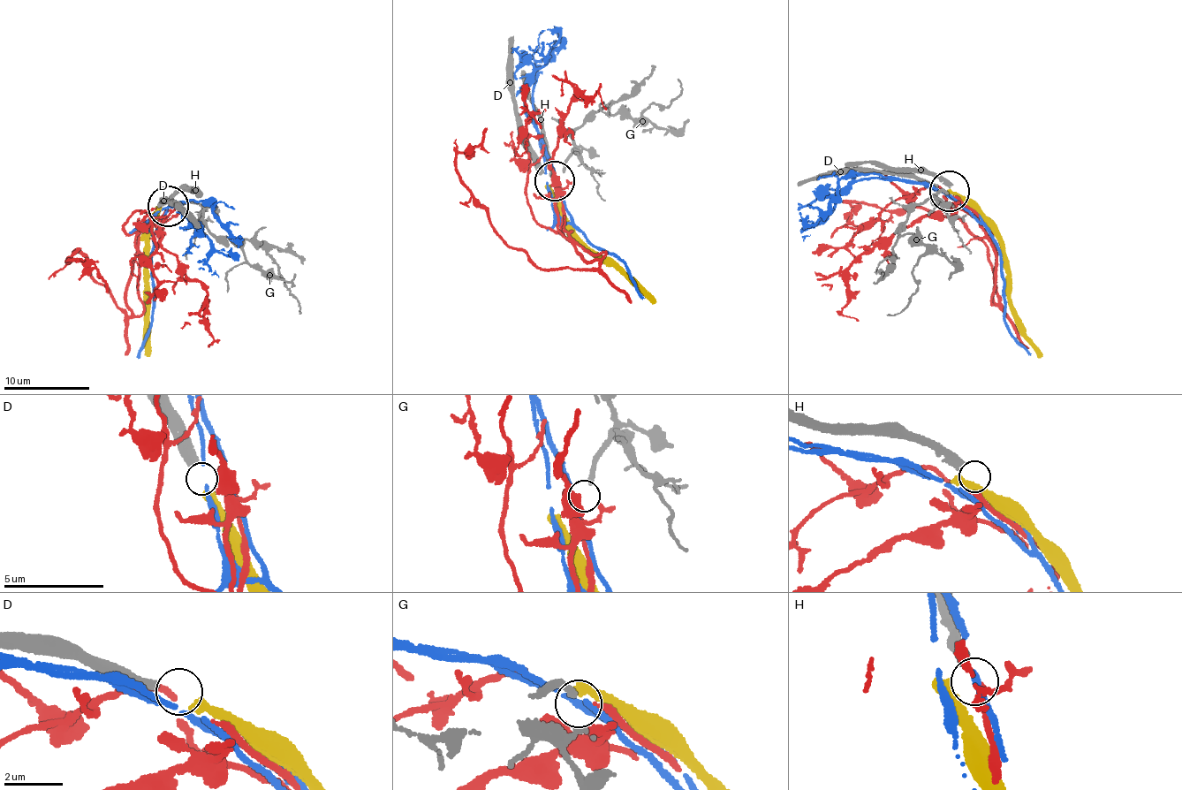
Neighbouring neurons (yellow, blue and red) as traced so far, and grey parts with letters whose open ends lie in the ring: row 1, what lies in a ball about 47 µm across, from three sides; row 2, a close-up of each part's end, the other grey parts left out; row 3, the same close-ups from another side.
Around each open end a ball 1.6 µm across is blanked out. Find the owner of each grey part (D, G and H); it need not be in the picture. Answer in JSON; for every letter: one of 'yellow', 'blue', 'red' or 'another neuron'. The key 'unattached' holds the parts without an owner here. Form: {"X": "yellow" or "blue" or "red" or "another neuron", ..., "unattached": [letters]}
{"D": "yellow", "G": "red", "H": "another neuron", "unattached": ["H"]}

